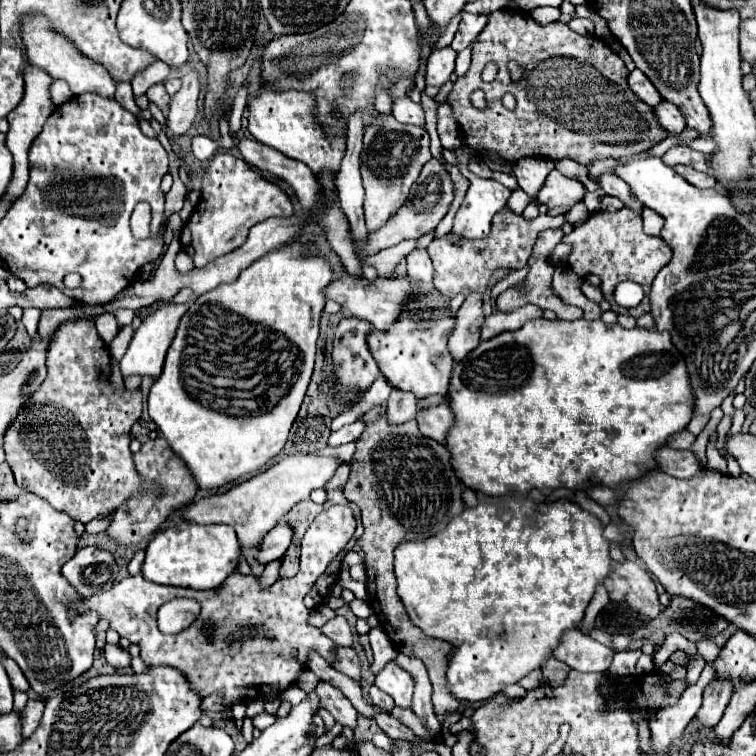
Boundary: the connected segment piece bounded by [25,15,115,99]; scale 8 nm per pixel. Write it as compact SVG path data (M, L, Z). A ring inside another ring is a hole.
M29 15L29 19L25 19L25 51L31 65L43 69L53 79L67 81L73 95L99 93L101 97L109 99L115 95L115 81L109 71L105 71L105 67L101 67L99 63L85 59L69 41L61 39L61 35L53 35L53 31L49 31L49 23L45 23L41 15Z

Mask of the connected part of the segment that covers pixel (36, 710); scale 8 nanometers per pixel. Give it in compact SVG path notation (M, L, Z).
M29 699L27 707L21 713L21 727L23 727L23 739L27 739L39 725L43 715L43 701L41 699Z

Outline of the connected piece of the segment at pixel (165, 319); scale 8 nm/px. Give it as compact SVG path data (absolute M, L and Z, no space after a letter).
M163 303L159 309L155 309L153 313L143 317L141 327L135 331L127 353L123 355L119 367L121 367L121 375L123 377L131 377L131 375L139 375L139 377L153 377L157 379L163 373L163 361L165 361L165 353L175 337L177 325L181 315L187 311L187 305L177 305L177 303Z

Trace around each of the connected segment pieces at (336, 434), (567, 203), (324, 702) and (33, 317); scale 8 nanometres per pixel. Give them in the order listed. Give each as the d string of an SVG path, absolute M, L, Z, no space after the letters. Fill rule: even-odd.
M357 419L355 423L349 423L345 427L341 427L339 431L333 431L331 437L329 437L329 445L341 445L341 443L349 443L349 441L355 441L359 439L359 435L365 431L367 423L363 419Z
M553 169L547 175L537 199L541 203L545 203L549 209L553 209L553 207L571 209L573 205L583 201L583 195L585 195L585 185L581 181L563 177L557 169Z
M319 681L315 687L315 693L319 697L321 707L327 709L339 725L349 727L349 729L357 727L357 711L339 689L335 689L333 685L329 685L325 681Z
M23 309L23 319L21 321L23 321L23 325L25 325L25 329L27 329L31 339L37 335L39 319L41 319L41 311L39 309Z

